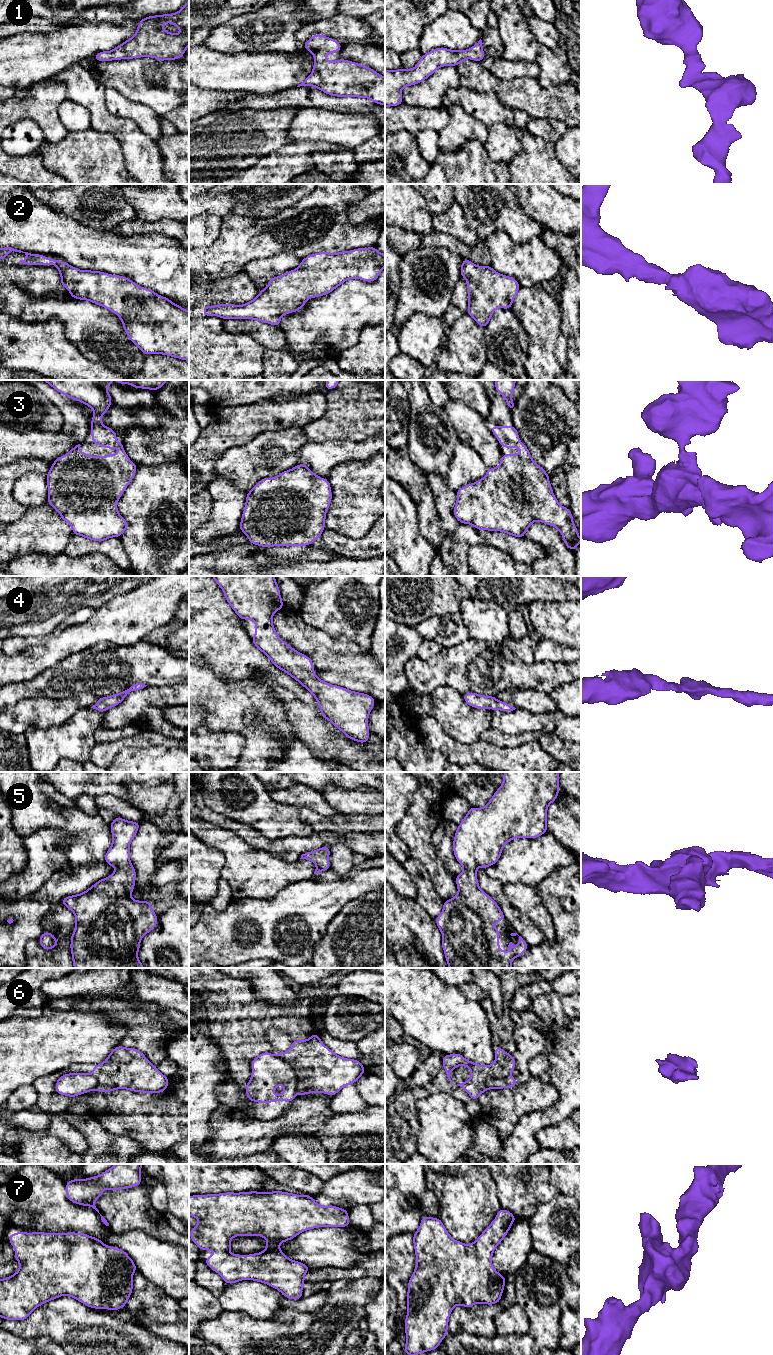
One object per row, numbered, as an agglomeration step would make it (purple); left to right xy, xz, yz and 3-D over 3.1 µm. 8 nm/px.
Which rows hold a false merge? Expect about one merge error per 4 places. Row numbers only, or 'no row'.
6

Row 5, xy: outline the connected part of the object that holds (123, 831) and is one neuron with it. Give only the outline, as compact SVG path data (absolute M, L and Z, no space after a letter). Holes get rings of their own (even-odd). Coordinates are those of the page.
M116 817L110 824L112 844L105 854L105 862L116 870L106 878L80 894L64 897L61 903L75 915L75 930L71 934L70 949L74 968L145 968L138 959L138 951L143 936L157 925L158 916L148 901L136 901L131 897L135 888L136 870L130 860L130 843L136 836L140 822Z

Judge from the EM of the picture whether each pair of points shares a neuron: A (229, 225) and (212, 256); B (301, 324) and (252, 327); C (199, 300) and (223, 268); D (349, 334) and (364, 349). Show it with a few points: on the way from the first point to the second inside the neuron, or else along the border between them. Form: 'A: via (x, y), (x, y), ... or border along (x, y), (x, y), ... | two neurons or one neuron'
A: via (229, 233), (229, 239), (220, 248) | one neuron
B: border along (278, 326), (283, 332), (285, 347) | two neurons
C: border along (239, 271), (231, 275), (215, 278) | two neurons
D: border along (374, 325), (366, 325), (358, 340), (338, 355) | two neurons

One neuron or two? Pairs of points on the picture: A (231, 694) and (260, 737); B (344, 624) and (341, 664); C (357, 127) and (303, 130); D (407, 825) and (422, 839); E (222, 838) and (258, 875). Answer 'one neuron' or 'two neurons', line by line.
A: one neuron
B: two neurons
C: one neuron
D: one neuron
E: one neuron

